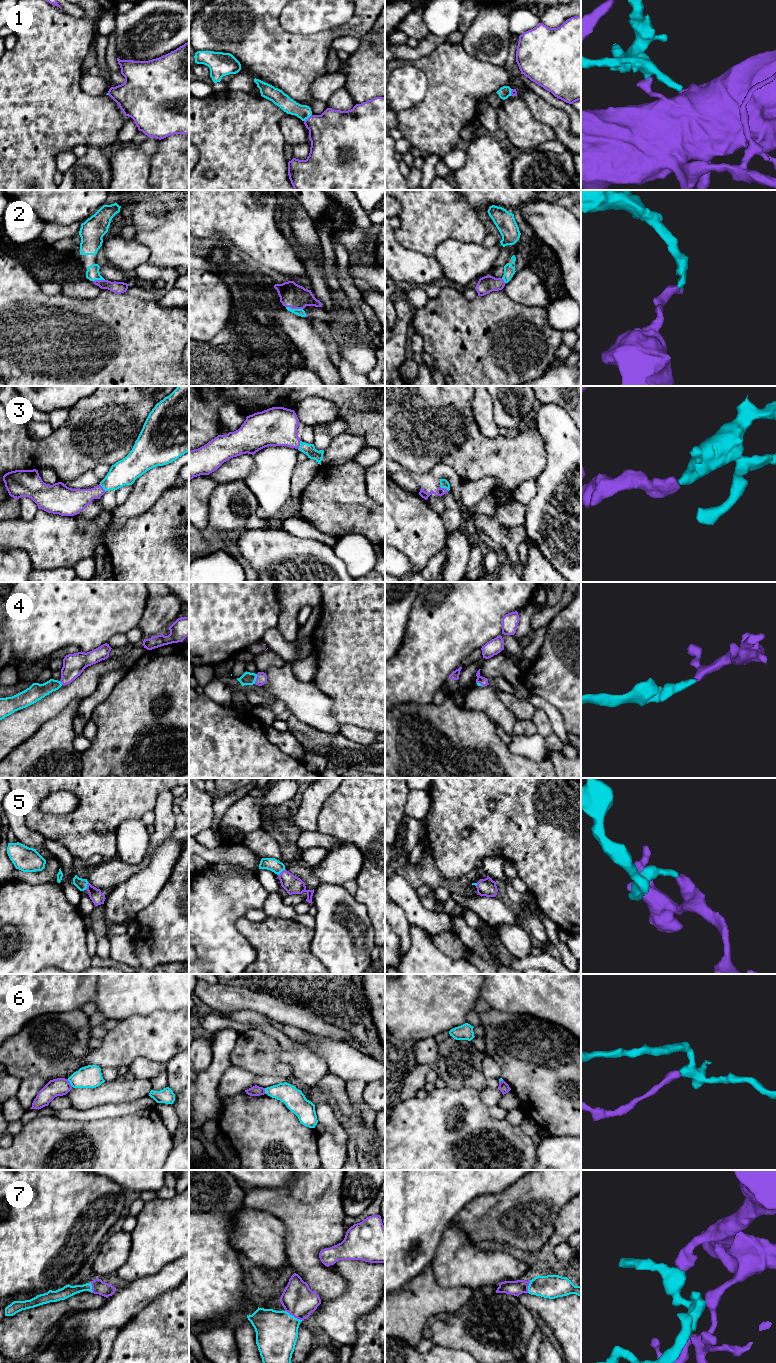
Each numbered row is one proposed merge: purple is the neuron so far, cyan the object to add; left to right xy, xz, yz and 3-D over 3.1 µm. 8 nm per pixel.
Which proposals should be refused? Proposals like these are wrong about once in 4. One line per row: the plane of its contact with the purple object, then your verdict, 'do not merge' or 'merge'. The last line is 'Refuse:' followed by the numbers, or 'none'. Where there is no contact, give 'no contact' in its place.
1: meets purple in xz; merge
2: meets purple in xz; merge
3: meets purple in yz; merge
4: meets purple in xz; merge
5: meets purple in xy; merge
6: meets purple in xy; do not merge
7: meets purple in xz; merge
Refuse: 6

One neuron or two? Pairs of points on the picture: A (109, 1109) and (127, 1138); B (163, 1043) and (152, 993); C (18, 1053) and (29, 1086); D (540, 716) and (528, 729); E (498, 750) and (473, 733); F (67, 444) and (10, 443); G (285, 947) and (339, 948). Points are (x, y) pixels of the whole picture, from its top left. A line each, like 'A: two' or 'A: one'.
A: two
B: two
C: two
D: two
E: one
F: one
G: two

